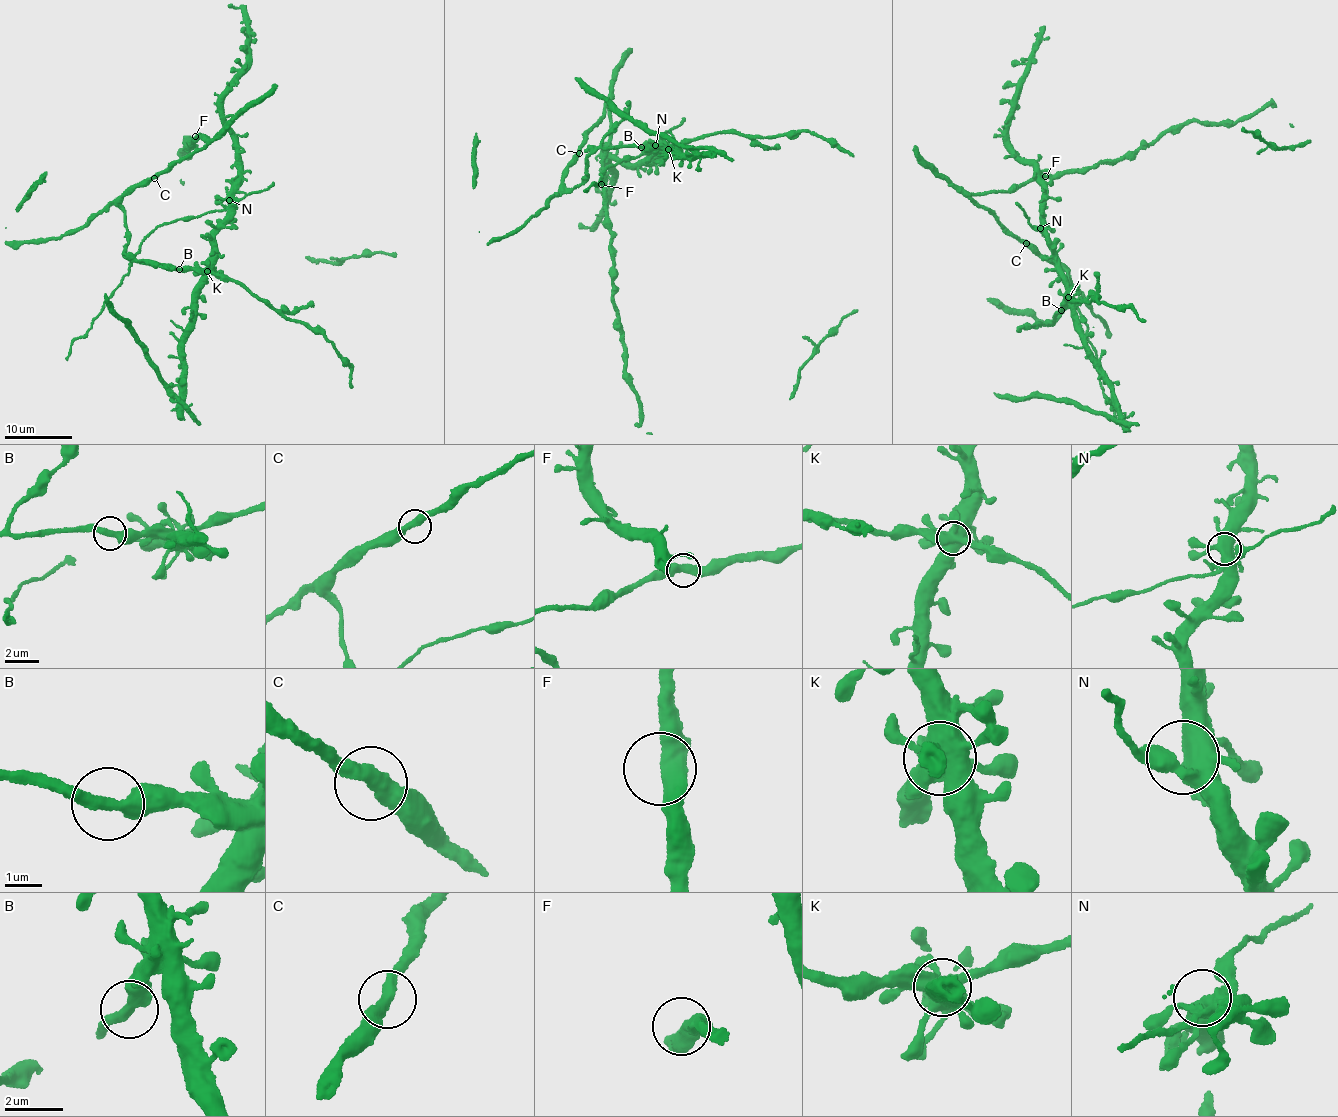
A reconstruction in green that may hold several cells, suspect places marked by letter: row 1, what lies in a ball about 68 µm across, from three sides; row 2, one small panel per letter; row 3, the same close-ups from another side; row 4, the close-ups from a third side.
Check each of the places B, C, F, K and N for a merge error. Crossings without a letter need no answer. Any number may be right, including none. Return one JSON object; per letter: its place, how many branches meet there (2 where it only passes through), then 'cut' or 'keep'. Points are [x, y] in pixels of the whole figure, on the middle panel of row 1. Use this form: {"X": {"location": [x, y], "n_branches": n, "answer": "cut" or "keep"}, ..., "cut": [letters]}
{"B": {"location": [641, 147], "n_branches": 2, "answer": "cut"}, "C": {"location": [579, 153], "n_branches": 2, "answer": "keep"}, "F": {"location": [601, 184], "n_branches": 2, "answer": "keep"}, "K": {"location": [668, 149], "n_branches": 7, "answer": "cut"}, "N": {"location": [655, 145], "n_branches": 5, "answer": "keep"}, "cut": ["B", "K"]}

